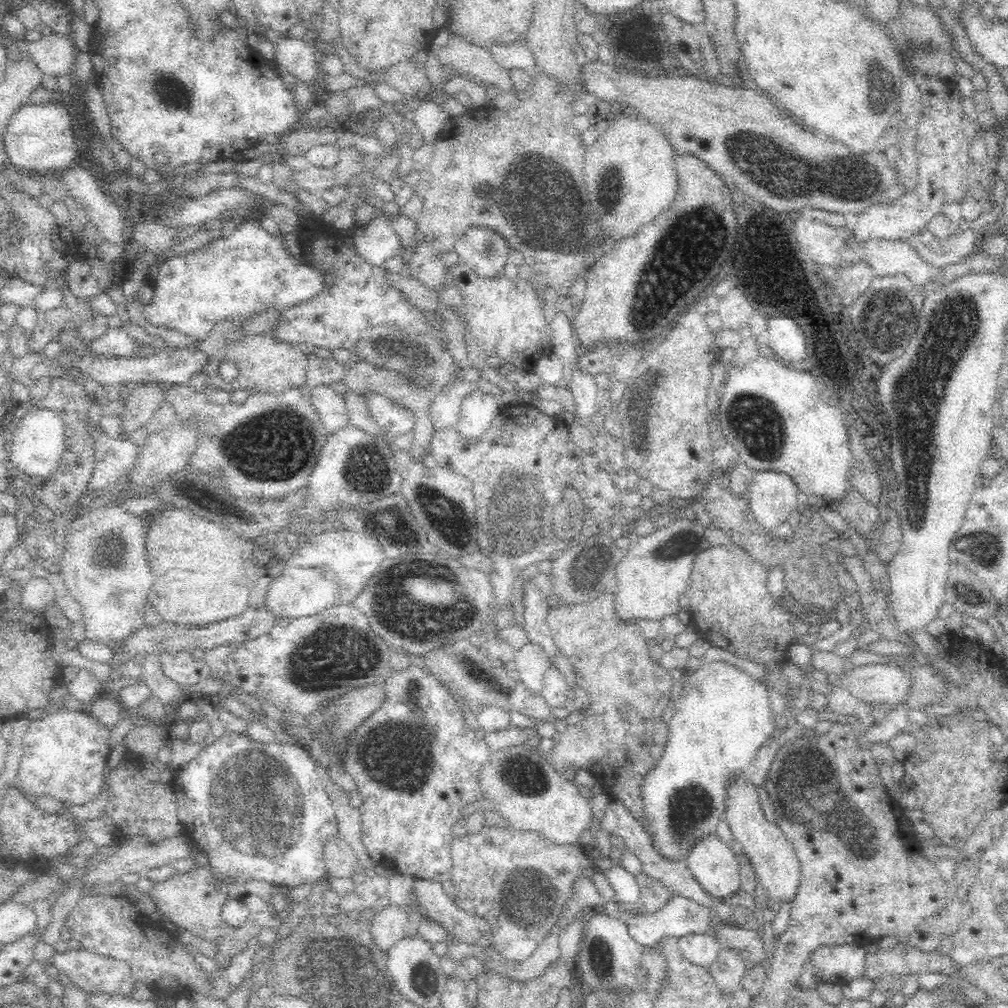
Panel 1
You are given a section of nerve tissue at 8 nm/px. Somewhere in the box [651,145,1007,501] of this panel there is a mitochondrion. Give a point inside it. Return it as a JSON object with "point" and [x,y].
{"point":[925,368]}

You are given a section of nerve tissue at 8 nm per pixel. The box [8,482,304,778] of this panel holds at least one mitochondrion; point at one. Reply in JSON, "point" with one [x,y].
{"point":[109,552]}

